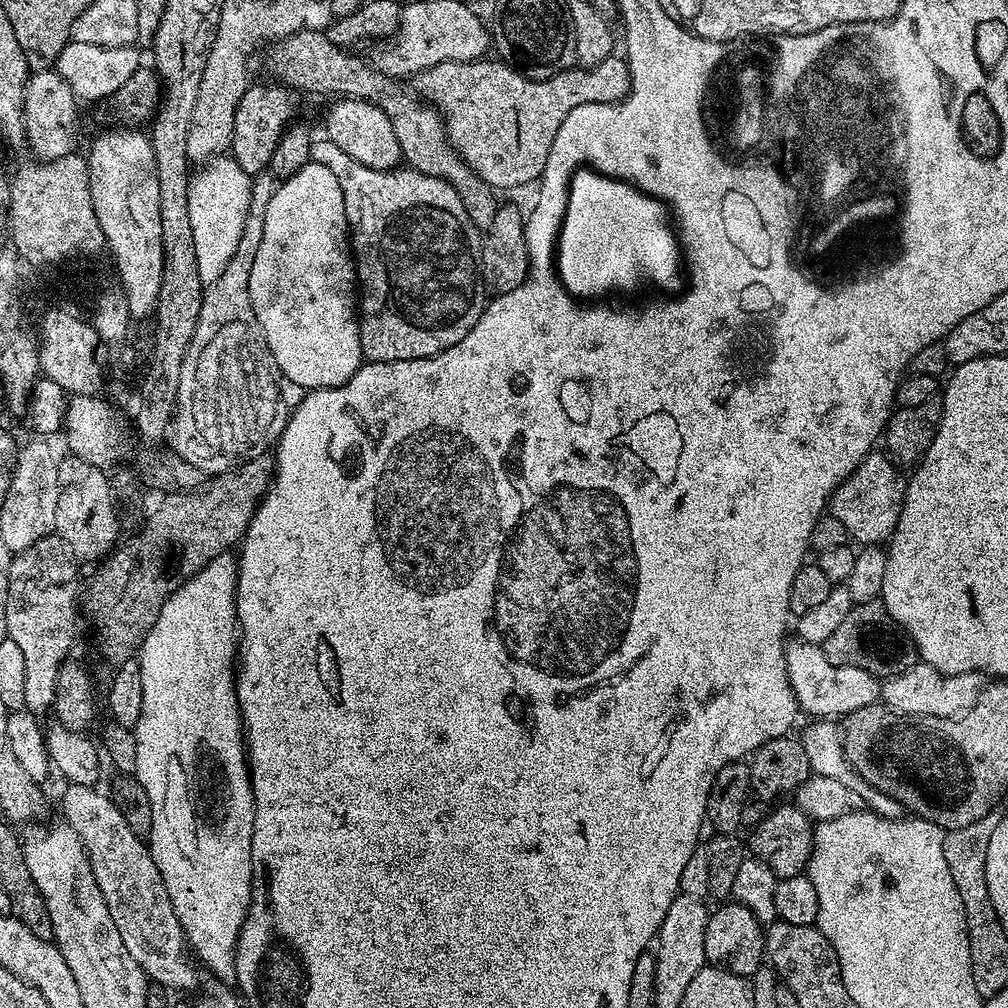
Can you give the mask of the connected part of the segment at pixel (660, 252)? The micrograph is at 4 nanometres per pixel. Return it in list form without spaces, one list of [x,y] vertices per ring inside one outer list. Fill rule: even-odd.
[[[591,170],[572,176],[554,259],[561,284],[577,298],[604,298],[607,292],[628,292],[643,280],[660,288],[672,288],[679,275],[675,269],[676,248],[672,248],[672,236],[664,228],[664,216],[656,208],[656,197]]]

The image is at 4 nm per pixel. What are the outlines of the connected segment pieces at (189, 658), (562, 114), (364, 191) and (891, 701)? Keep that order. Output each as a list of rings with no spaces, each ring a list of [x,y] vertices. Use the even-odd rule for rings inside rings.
[[[223,554],[210,561],[207,566],[196,576],[191,576],[189,580],[185,580],[182,587],[176,589],[164,599],[164,604],[160,608],[160,617],[158,622],[154,622],[154,626],[146,634],[146,638],[142,642],[138,659],[140,661],[140,669],[142,670],[142,718],[138,718],[135,726],[136,741],[138,742],[138,766],[135,770],[137,782],[142,786],[142,790],[146,790],[146,795],[150,797],[150,810],[152,811],[152,832],[146,838],[146,843],[152,850],[152,857],[158,866],[158,870],[162,874],[162,882],[166,882],[166,894],[170,894],[170,902],[174,902],[174,914],[178,914],[178,922],[184,931],[184,939],[188,941],[189,949],[194,953],[195,959],[201,965],[205,964],[210,971],[213,972],[215,979],[219,983],[229,986],[235,985],[236,982],[236,947],[238,946],[238,938],[242,926],[248,917],[248,908],[252,905],[252,831],[254,830],[254,802],[252,801],[252,777],[248,770],[248,754],[246,751],[246,733],[244,731],[244,719],[240,716],[240,703],[236,697],[236,671],[238,668],[238,649],[240,646],[240,622],[236,619],[236,574],[238,564],[235,559],[231,560],[231,555]]]
[[[623,55],[608,56],[593,68],[568,68],[549,80],[531,80],[503,59],[455,60],[430,66],[414,77],[414,88],[444,117],[452,149],[493,190],[524,188],[540,179],[554,136],[572,110],[587,104],[619,104],[632,90]]]
[[[326,138],[313,139],[311,163],[326,166],[326,170],[338,178],[338,186],[342,186],[350,247],[356,265],[360,345],[364,360],[373,364],[421,360],[462,342],[466,334],[473,332],[478,318],[484,313],[486,292],[478,263],[482,232],[470,222],[470,214],[466,214],[466,206],[462,206],[462,198],[458,198],[454,186],[441,176],[422,174],[407,166],[397,166],[390,172],[370,170],[370,166],[354,162],[346,150]]]
[[[917,662],[910,670],[887,677],[881,683],[880,700],[892,711],[901,712],[903,716],[958,716],[976,704],[976,700],[986,687],[984,680],[985,677],[978,672],[947,676],[926,663]]]

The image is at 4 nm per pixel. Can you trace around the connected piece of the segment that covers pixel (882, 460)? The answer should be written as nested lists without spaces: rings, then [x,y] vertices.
[[[879,451],[869,452],[862,463],[832,491],[830,514],[846,526],[849,537],[857,540],[860,546],[876,546],[891,540],[904,505],[905,477],[900,477],[901,469],[883,451]]]

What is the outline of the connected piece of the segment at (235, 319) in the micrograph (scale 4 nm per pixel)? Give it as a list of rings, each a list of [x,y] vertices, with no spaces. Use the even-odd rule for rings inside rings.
[[[265,170],[251,181],[250,187],[252,193],[248,199],[242,238],[239,239],[230,262],[226,262],[226,270],[222,270],[222,274],[218,274],[218,278],[205,287],[202,314],[198,314],[198,330],[194,330],[190,350],[186,350],[186,358],[182,362],[182,378],[178,378],[174,450],[183,460],[190,462],[190,466],[198,466],[198,470],[206,474],[231,472],[232,469],[250,462],[255,456],[265,455],[267,448],[264,447],[267,446],[268,439],[272,436],[272,427],[280,416],[282,380],[270,354],[266,334],[262,334],[262,326],[258,326],[258,318],[250,302],[250,270],[254,270],[254,258],[258,255],[258,246],[262,246],[266,206],[270,206],[270,198],[274,198],[278,184],[271,171]]]

